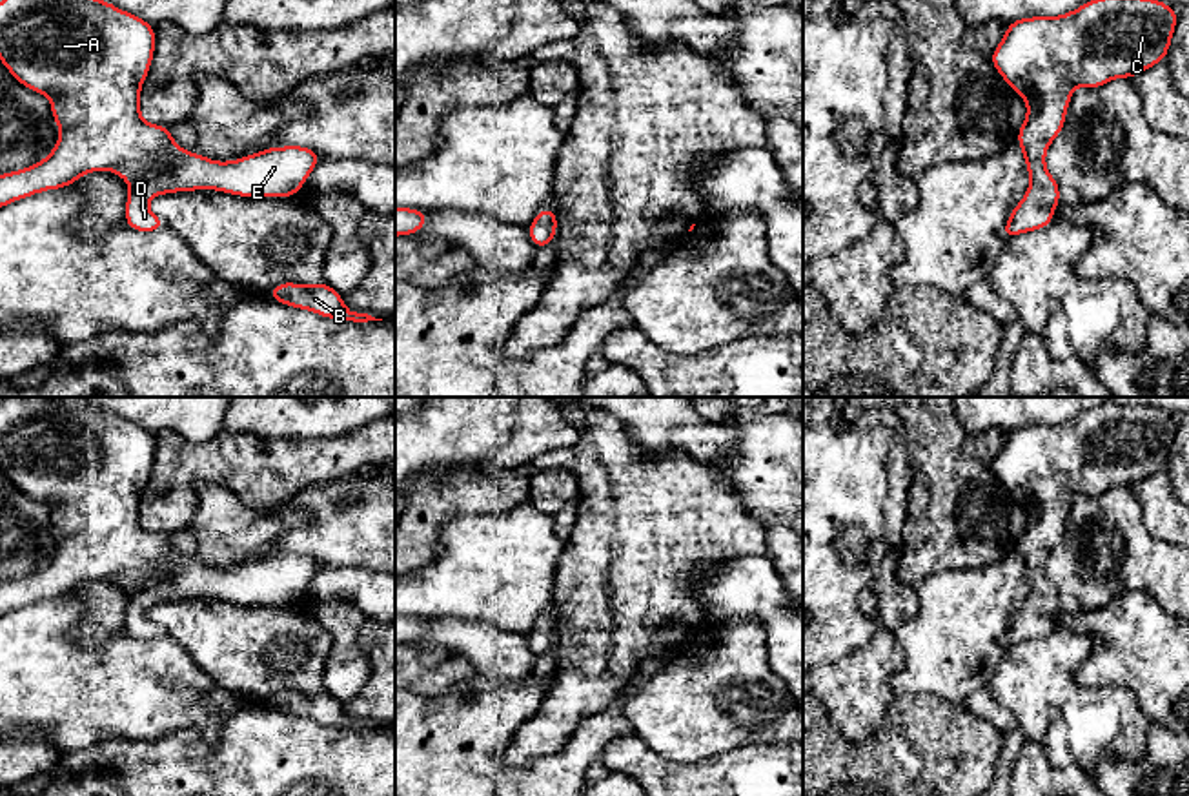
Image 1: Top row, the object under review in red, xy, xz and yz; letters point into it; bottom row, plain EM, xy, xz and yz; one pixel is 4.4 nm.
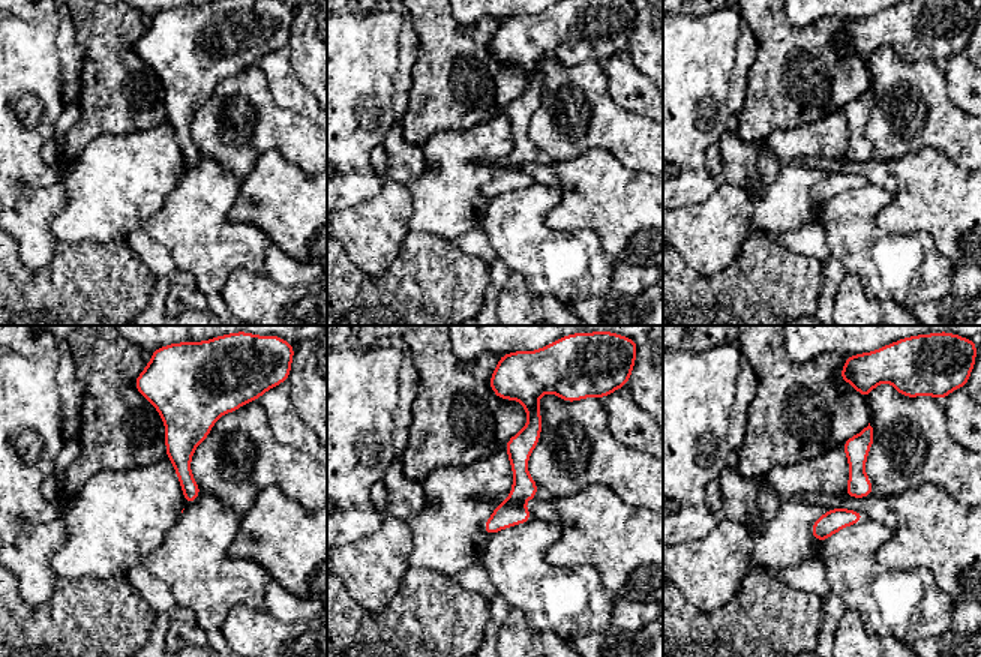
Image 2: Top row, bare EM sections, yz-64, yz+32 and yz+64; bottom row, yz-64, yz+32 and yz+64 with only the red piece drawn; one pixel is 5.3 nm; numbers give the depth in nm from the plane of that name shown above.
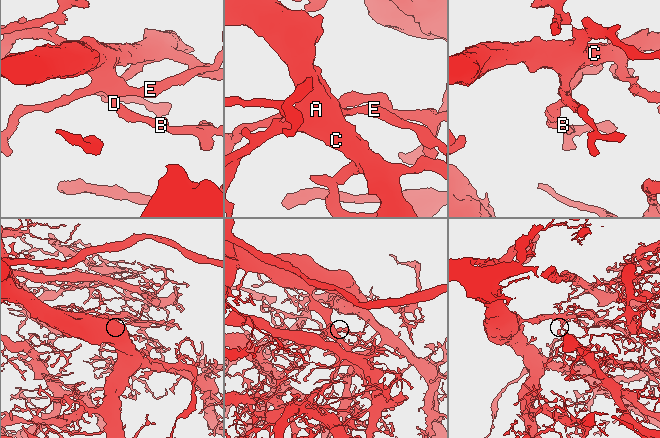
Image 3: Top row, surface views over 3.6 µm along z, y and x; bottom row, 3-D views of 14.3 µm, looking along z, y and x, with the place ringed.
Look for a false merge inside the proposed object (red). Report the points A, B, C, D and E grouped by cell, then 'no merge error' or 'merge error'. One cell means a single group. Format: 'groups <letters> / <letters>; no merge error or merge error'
groups A B C D E; no merge error

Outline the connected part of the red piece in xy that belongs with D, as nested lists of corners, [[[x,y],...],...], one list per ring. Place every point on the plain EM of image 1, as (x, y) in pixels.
[[[13,397],[0,413],[0,468],[27,497],[51,505],[51,523],[62,537],[47,566],[20,579],[0,583],[0,616],[46,597],[67,596],[89,579],[107,577],[131,592],[126,610],[126,632],[135,639],[157,639],[166,628],[153,623],[146,610],[157,603],[195,597],[217,597],[239,605],[295,605],[320,570],[315,557],[304,554],[268,556],[239,568],[217,570],[182,557],[169,534],[147,532],[140,525],[140,495],[155,461],[155,434],[86,401],[58,397]]]

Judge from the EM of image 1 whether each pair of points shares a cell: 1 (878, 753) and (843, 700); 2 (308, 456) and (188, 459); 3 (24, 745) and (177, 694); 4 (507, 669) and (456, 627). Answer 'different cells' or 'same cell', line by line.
1: different cells
2: same cell
3: different cells
4: same cell

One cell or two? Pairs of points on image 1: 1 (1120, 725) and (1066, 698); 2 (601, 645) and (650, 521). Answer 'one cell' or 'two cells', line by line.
1: one cell
2: one cell

